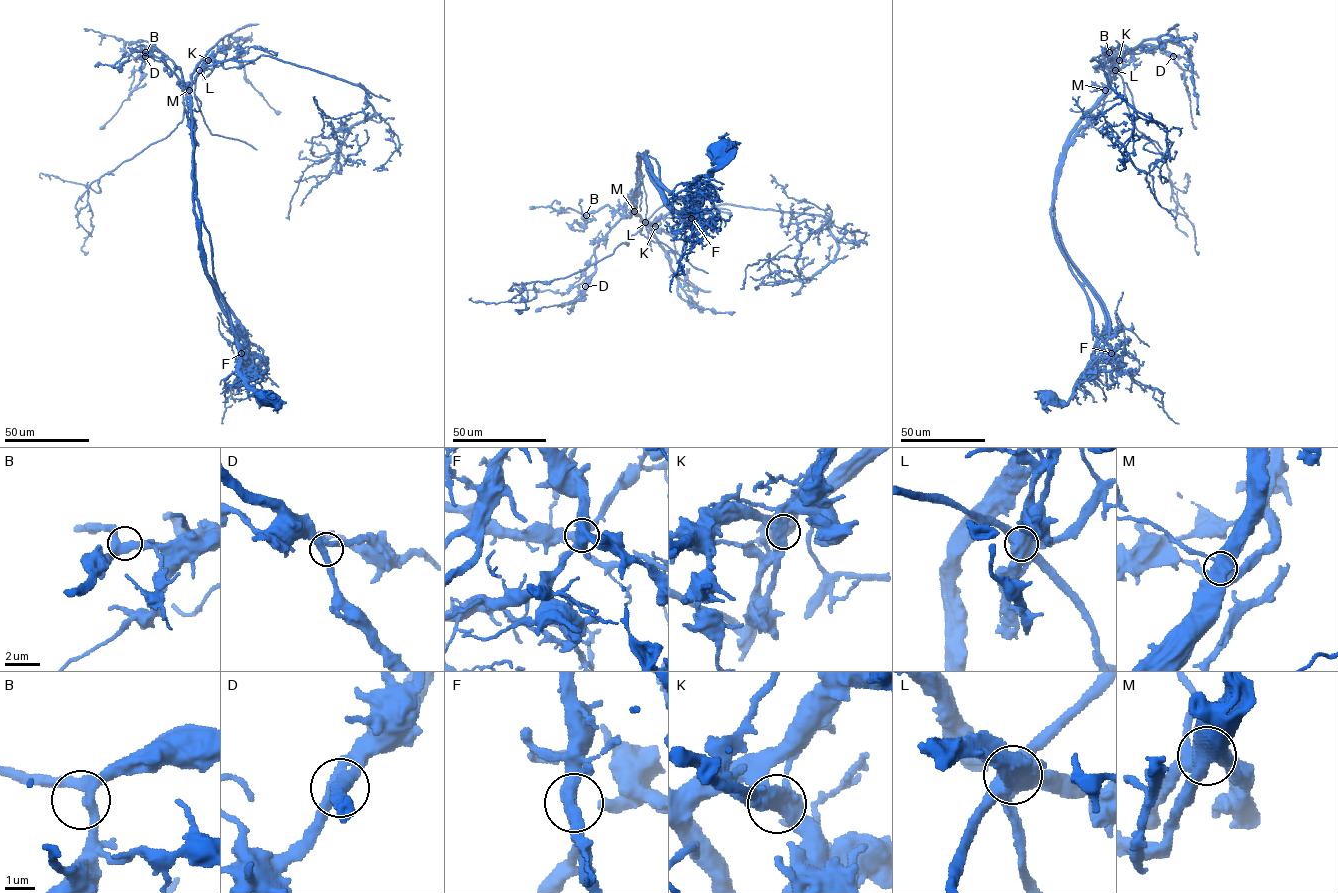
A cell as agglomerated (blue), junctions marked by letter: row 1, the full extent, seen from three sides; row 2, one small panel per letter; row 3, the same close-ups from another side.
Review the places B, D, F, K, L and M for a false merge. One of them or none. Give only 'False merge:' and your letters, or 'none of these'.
False merge: L

